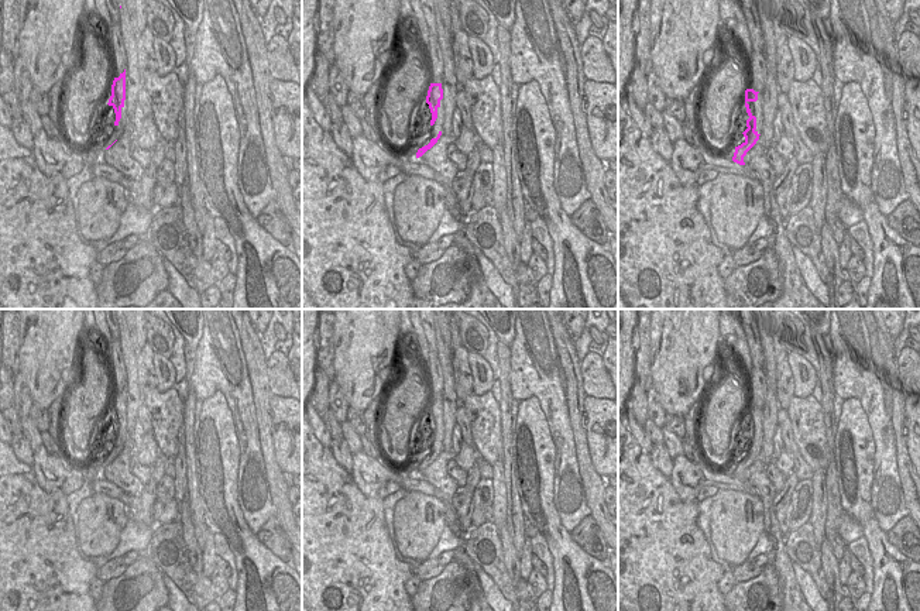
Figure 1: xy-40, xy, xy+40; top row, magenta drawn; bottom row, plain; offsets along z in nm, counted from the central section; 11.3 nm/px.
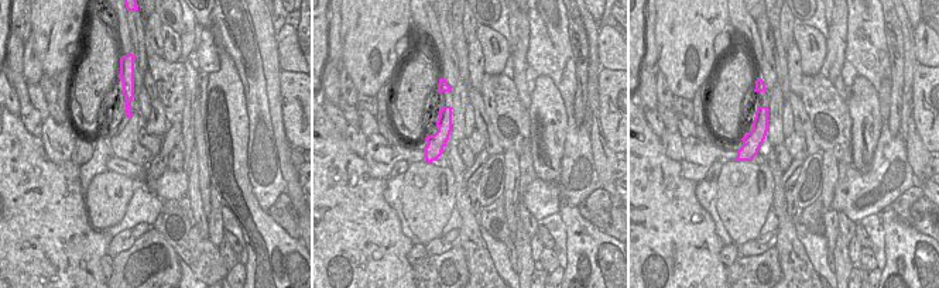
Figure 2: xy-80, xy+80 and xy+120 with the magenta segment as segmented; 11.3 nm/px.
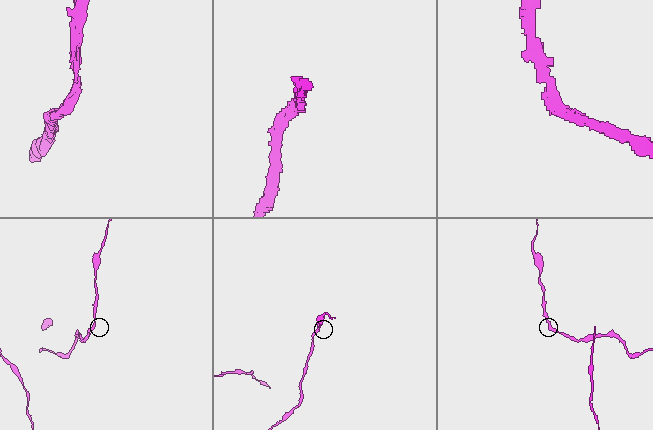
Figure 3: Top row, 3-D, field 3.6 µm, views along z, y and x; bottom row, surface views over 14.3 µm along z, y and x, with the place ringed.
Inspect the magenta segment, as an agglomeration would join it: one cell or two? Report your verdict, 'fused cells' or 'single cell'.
single cell

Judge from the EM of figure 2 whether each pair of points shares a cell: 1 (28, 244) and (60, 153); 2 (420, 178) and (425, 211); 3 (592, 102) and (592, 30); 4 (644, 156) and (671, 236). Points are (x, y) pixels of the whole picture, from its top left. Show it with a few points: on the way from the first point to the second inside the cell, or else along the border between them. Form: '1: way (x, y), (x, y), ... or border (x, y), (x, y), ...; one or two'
1: border (41, 139), (44, 153), (52, 161), (69, 161); two
2: way (425, 187), (425, 202); one
3: way (592, 84), (592, 48); one
4: way (643, 175), (651, 216); one

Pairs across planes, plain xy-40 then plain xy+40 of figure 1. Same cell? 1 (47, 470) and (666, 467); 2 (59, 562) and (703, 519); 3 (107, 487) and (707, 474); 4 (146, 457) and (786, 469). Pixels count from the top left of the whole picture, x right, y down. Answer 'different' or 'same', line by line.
1: different
2: different
3: same
4: same

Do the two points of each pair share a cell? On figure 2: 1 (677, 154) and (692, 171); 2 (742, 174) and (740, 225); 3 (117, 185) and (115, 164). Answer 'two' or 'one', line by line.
1: two
2: one
3: two

